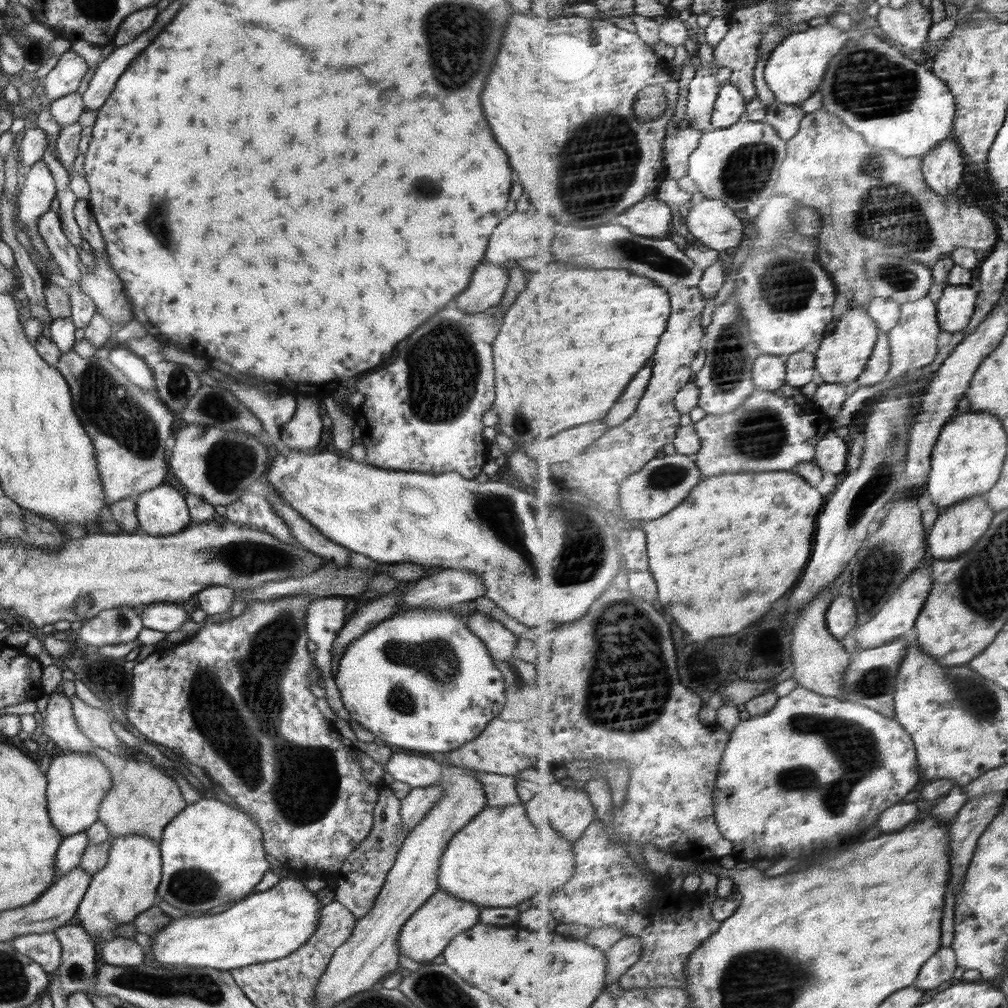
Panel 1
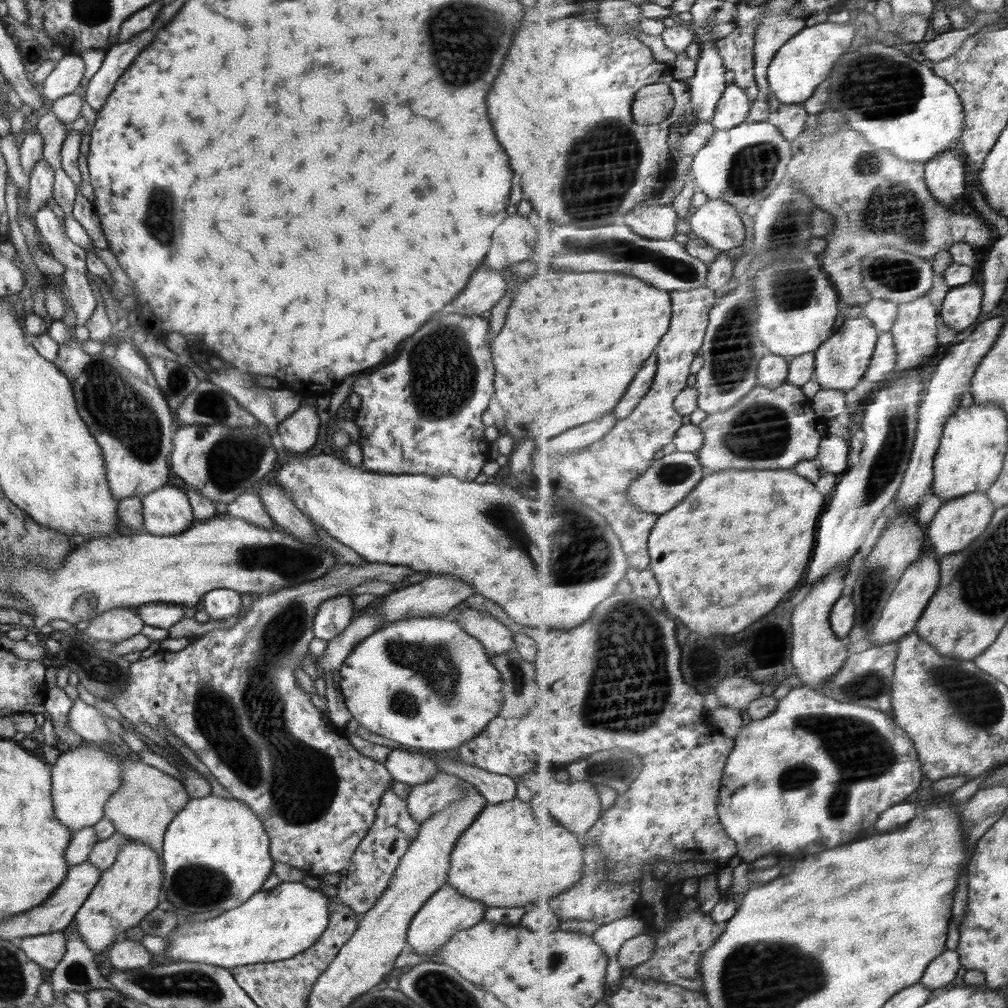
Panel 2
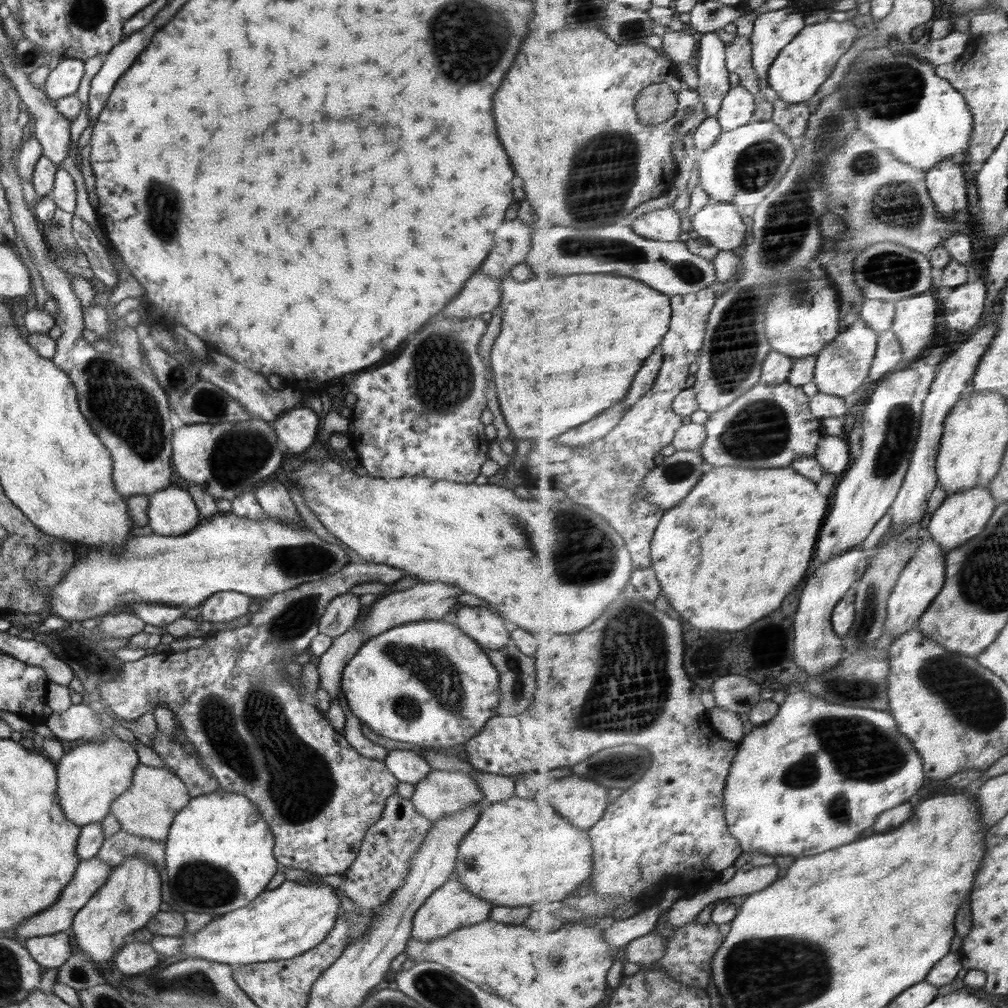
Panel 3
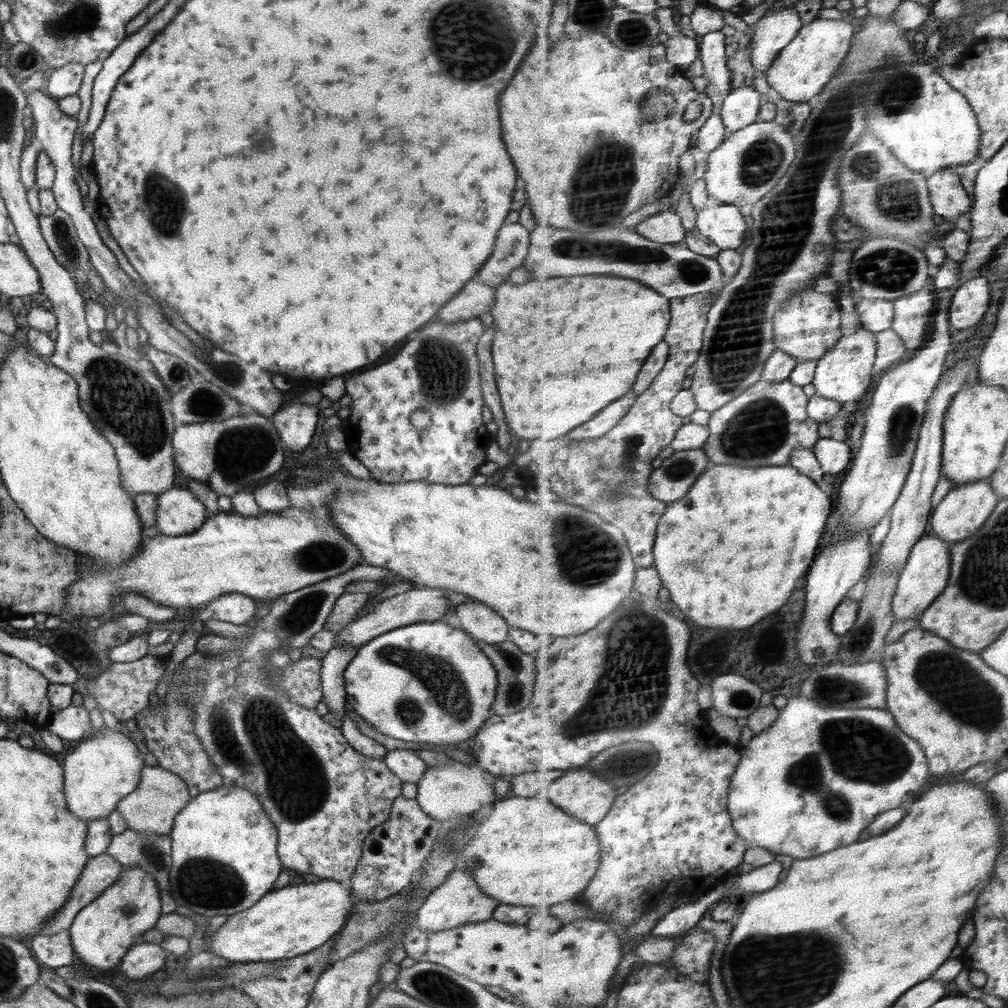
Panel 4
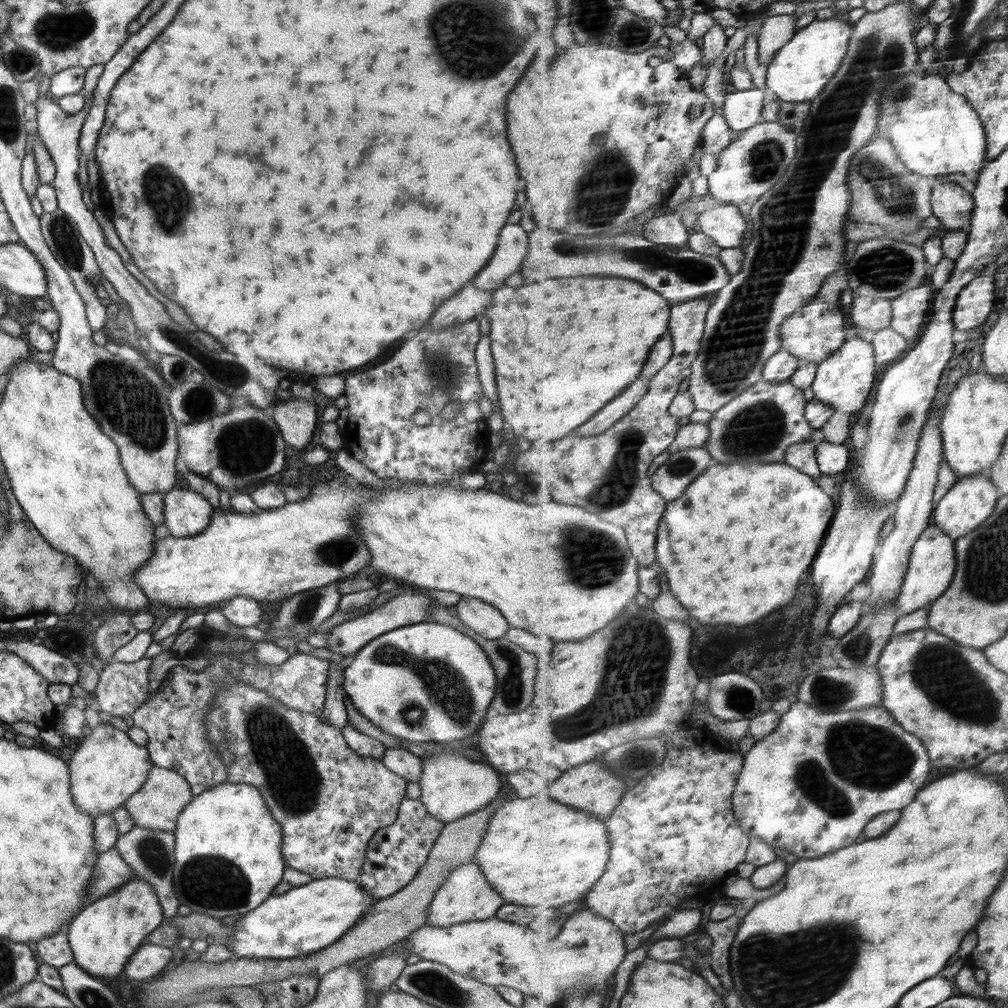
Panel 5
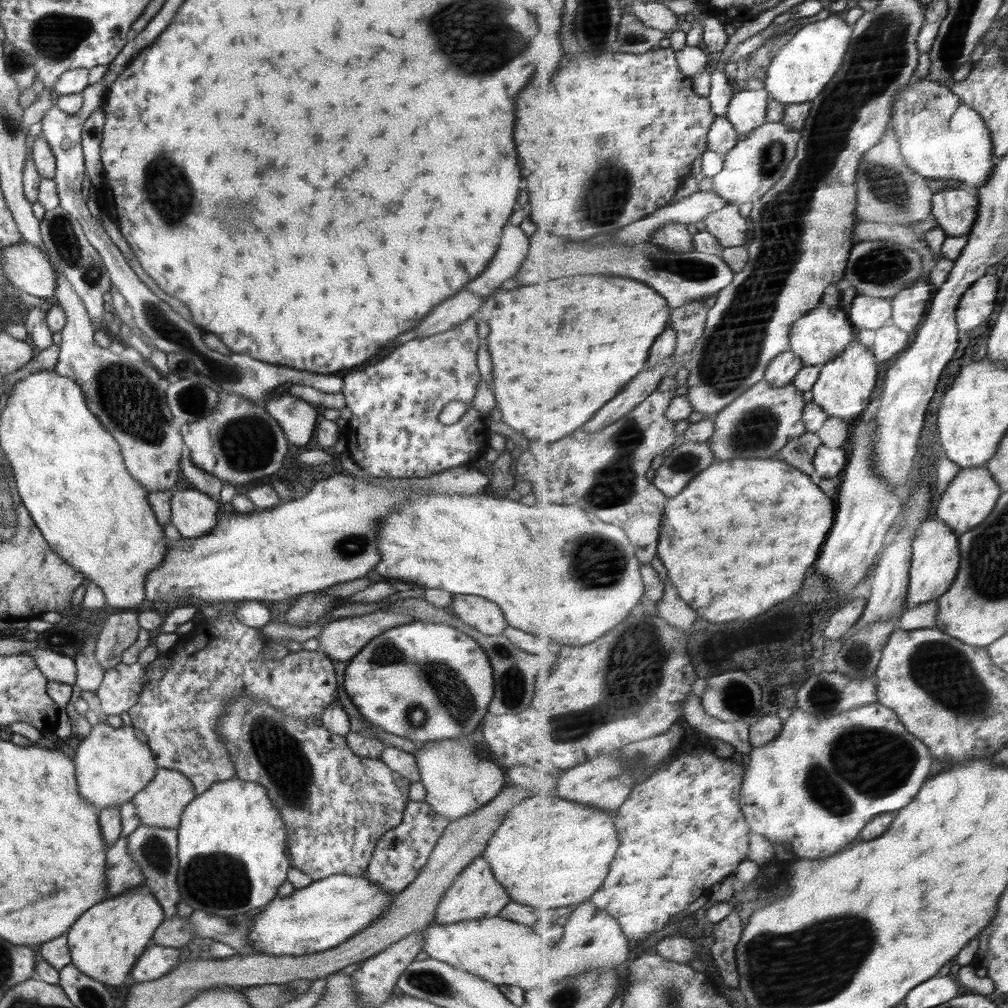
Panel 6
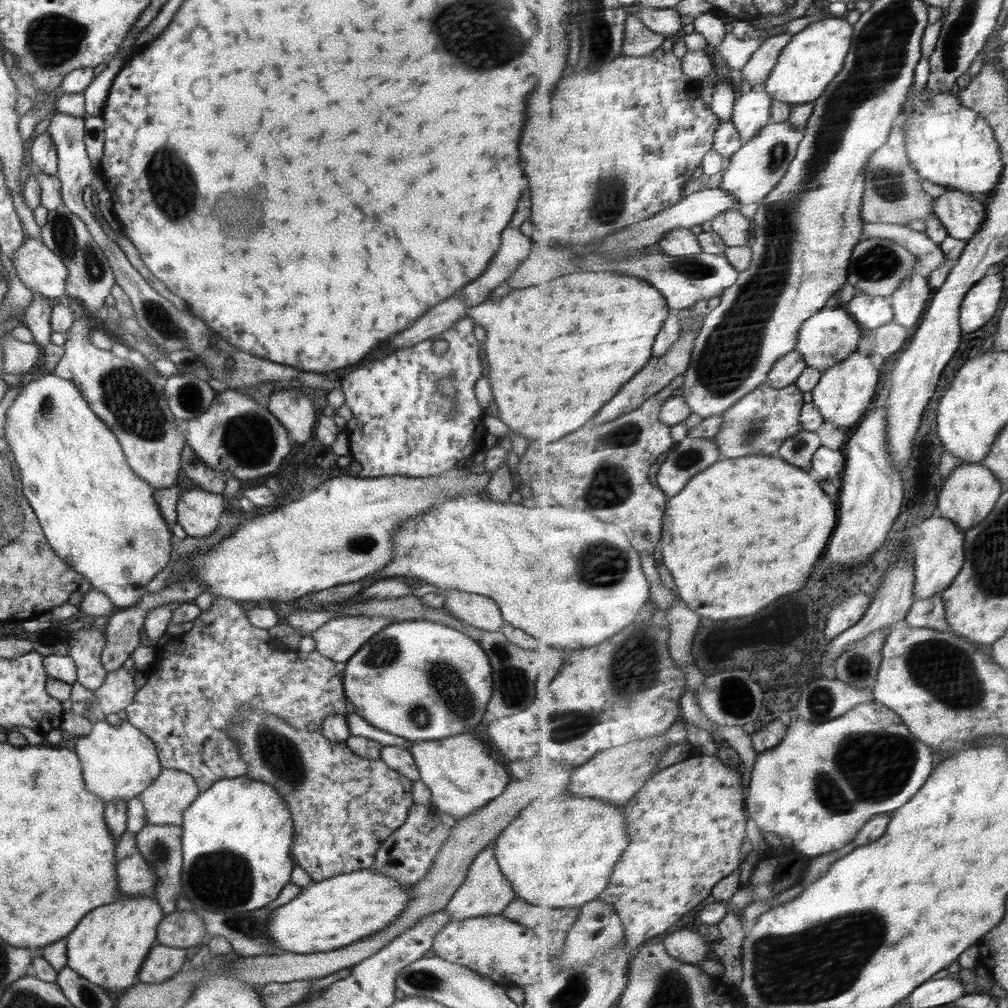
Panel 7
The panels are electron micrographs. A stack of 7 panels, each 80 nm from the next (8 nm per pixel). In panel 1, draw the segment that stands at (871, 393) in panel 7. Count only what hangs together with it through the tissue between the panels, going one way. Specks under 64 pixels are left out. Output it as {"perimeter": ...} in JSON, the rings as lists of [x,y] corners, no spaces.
{"perimeter":[[[853,308],[840,317],[836,329],[828,335],[817,352],[817,370],[826,383],[842,384],[854,387],[874,355],[882,332],[878,322],[870,316],[867,308]]]}

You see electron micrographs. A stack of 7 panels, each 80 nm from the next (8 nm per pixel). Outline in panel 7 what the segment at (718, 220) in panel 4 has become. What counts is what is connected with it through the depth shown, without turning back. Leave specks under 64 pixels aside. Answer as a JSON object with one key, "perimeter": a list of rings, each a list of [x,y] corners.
{"perimeter":[[[731,208],[712,220],[713,230],[718,231],[729,247],[750,244],[752,220],[746,218],[739,208]]]}

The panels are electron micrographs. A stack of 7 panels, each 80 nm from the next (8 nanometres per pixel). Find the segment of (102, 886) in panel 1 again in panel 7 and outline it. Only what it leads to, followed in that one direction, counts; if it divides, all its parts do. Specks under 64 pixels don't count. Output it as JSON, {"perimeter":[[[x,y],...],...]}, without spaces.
{"perimeter":[[[125,896],[114,904],[88,912],[68,934],[67,967],[108,992],[130,988],[157,939],[157,926],[164,916],[157,900],[149,897]]]}

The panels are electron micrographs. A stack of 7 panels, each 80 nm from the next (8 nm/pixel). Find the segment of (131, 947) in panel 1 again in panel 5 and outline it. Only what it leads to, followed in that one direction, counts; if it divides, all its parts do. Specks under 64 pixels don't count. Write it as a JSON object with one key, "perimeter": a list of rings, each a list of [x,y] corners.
{"perimeter":[[[143,942],[128,959],[123,972],[132,980],[152,980],[164,973],[164,968],[171,959],[172,949]]]}

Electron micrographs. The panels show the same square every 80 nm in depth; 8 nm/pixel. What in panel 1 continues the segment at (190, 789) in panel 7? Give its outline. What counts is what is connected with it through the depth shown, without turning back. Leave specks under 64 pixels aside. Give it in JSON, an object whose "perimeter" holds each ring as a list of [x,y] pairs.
{"perimeter":[[[94,747],[95,754],[111,772],[112,788],[99,806],[99,820],[114,837],[137,835],[160,845],[164,828],[187,805],[176,780],[143,757],[128,758]]]}

